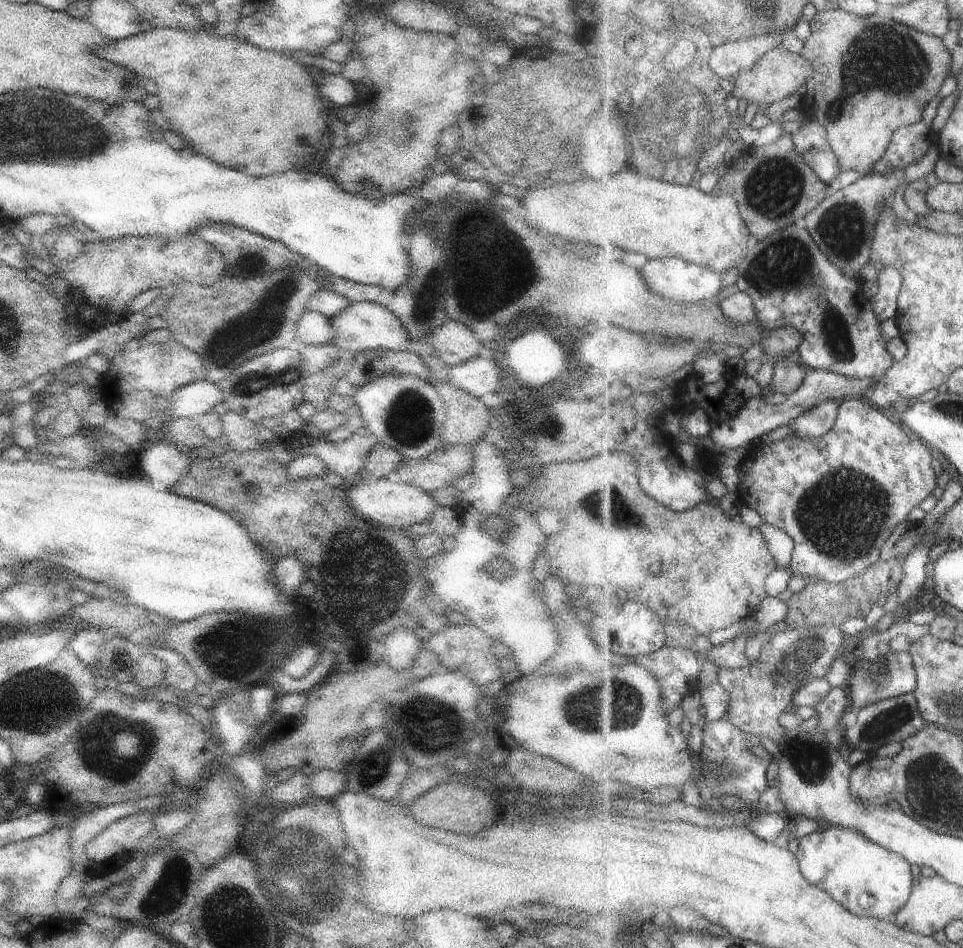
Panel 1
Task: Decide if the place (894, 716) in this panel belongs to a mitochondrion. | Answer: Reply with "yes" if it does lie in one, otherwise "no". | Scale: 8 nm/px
yes

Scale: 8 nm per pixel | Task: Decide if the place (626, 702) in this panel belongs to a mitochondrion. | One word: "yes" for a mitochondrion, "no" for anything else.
yes

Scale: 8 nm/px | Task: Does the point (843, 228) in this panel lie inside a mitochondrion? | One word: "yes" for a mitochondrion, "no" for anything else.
yes

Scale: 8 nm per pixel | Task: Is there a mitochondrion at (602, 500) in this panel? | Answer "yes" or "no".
yes

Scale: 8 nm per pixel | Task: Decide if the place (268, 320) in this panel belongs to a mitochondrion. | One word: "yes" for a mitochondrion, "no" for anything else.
yes

